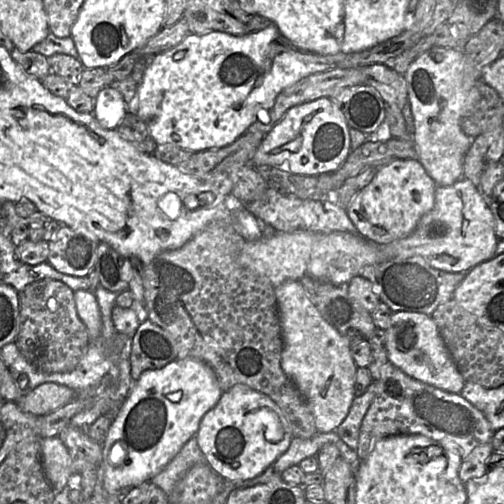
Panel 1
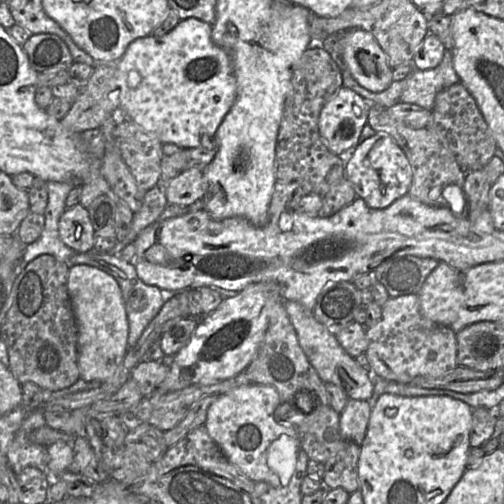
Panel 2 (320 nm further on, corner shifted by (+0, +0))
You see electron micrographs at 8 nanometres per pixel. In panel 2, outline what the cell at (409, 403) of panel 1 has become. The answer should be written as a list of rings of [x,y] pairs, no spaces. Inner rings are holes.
[[[418,294],[390,297],[381,306],[381,310],[382,316],[377,324],[366,328],[368,347],[365,353],[371,365],[373,377],[408,384],[419,376],[442,377],[458,366],[456,333],[452,329],[435,323],[422,315]]]

